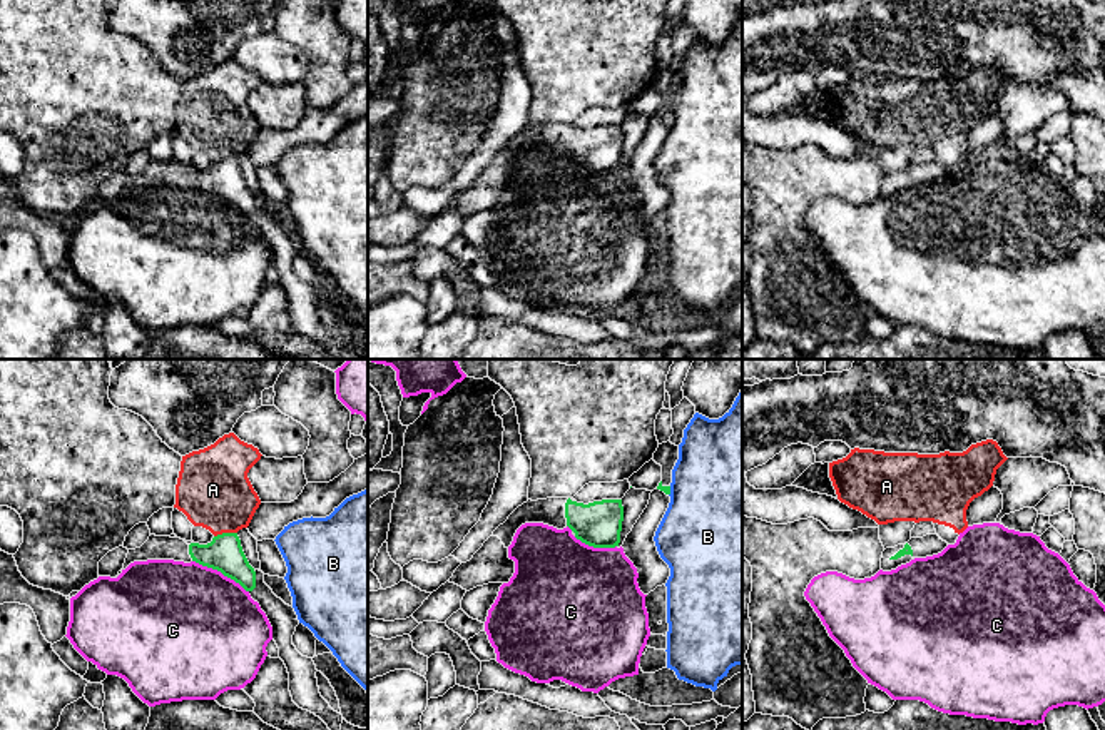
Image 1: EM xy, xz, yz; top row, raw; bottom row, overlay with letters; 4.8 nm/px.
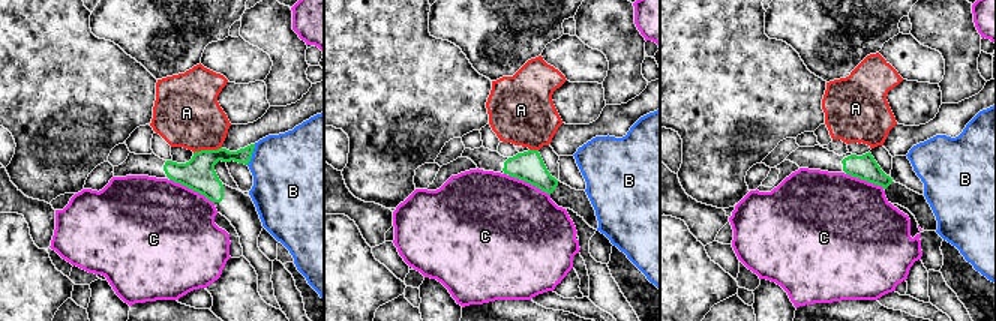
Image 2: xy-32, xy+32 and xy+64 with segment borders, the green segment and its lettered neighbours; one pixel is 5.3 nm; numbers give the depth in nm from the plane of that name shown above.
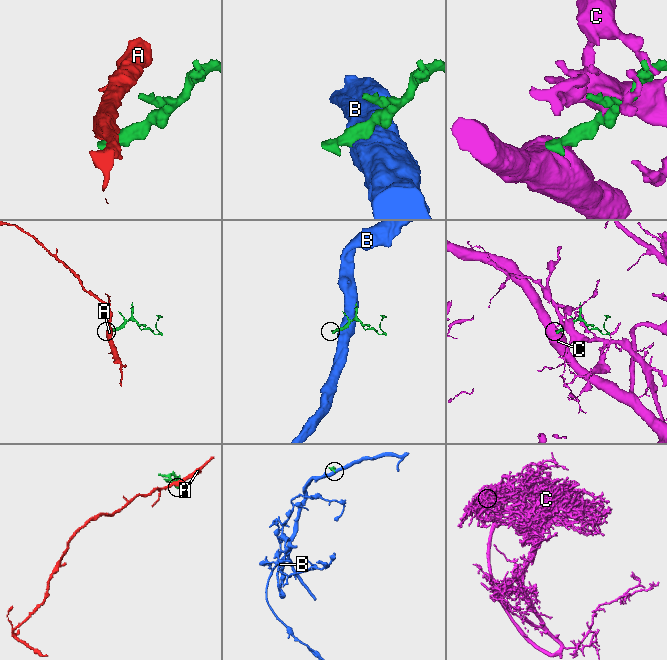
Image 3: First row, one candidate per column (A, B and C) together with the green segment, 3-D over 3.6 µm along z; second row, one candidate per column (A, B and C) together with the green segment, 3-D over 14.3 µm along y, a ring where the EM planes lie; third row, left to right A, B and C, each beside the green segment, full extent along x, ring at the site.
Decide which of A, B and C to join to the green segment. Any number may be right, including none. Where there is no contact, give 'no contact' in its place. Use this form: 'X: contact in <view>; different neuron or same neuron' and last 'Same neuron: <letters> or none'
A: contact in xy; different neuron
B: contact in xz; different neuron
C: contact in xy; different neuron
Same neuron: none

